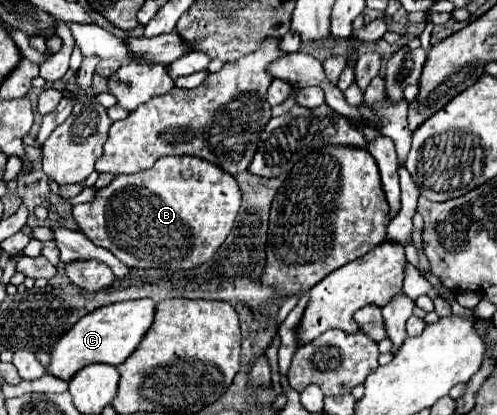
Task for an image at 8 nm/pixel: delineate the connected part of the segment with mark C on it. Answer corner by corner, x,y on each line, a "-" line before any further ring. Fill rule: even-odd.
140,299
140,301
122,301
112,303
106,307
100,307
88,315
84,315
54,347
50,353
50,363
46,371
62,381
70,381
82,367
92,363
104,363
104,365
120,365
126,361
132,351
142,341
144,333
152,325
154,319
154,307
156,303
152,299

